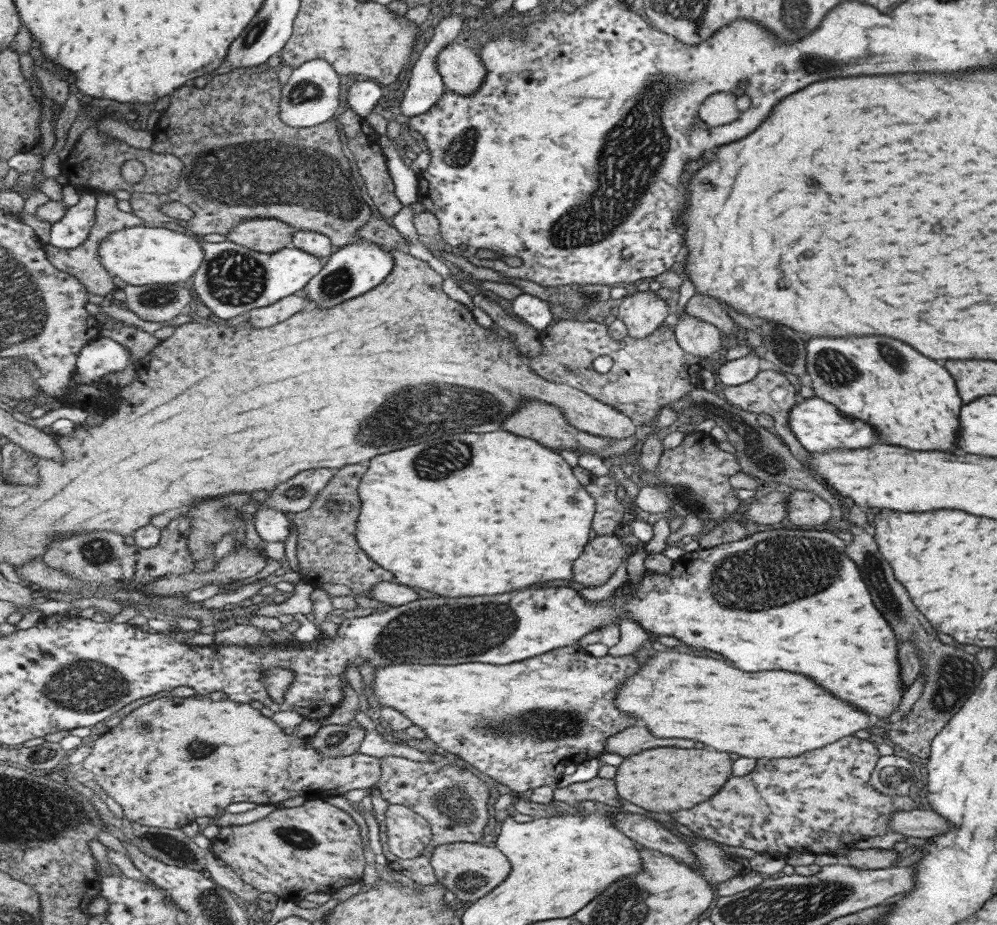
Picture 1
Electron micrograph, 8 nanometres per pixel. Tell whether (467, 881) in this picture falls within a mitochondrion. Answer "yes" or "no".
yes

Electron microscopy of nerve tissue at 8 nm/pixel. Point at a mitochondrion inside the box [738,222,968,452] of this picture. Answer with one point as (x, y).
(840, 376)

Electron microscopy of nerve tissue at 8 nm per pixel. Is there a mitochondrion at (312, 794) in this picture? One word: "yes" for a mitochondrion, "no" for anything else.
no

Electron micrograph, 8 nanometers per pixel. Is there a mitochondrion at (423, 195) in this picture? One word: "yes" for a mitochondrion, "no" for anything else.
no

